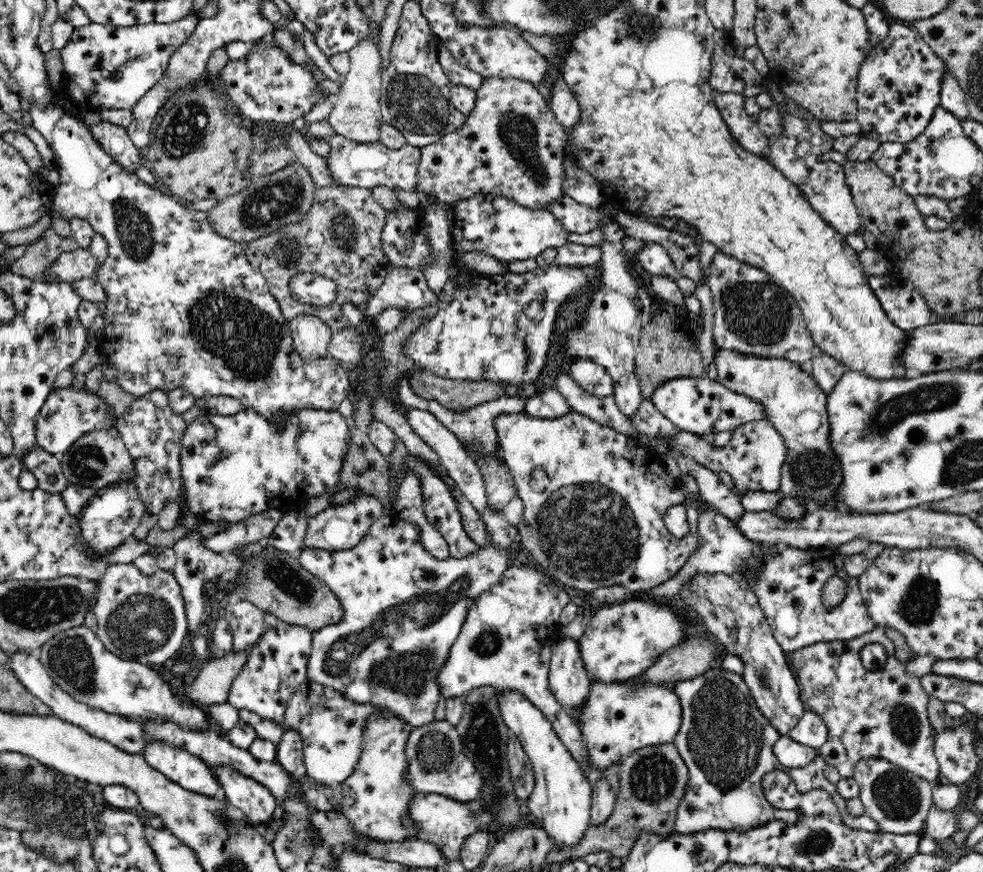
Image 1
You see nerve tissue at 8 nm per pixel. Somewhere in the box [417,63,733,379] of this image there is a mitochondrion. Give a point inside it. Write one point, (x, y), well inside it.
(517, 130)

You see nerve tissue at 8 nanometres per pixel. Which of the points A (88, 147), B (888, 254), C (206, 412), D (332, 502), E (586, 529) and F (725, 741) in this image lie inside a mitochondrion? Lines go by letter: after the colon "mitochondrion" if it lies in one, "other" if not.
A: other
B: other
C: other
D: other
E: mitochondrion
F: mitochondrion

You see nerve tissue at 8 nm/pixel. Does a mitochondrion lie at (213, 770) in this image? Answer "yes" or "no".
no

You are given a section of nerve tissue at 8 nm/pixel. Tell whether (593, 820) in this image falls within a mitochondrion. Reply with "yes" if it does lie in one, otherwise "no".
no

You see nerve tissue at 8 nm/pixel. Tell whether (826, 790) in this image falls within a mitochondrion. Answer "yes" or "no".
no

